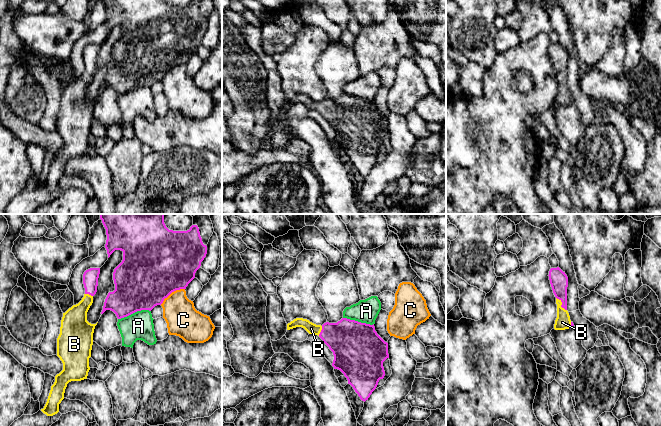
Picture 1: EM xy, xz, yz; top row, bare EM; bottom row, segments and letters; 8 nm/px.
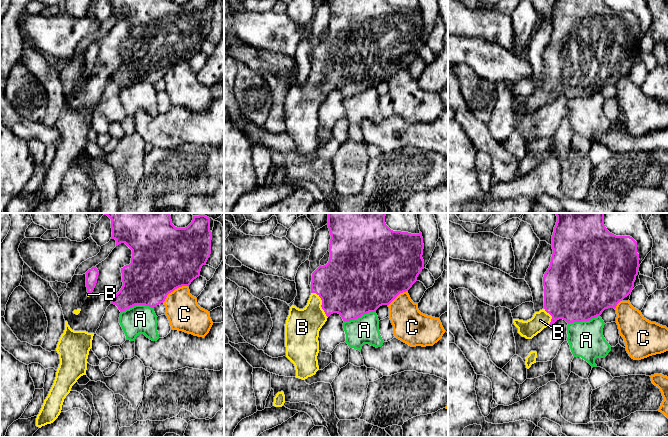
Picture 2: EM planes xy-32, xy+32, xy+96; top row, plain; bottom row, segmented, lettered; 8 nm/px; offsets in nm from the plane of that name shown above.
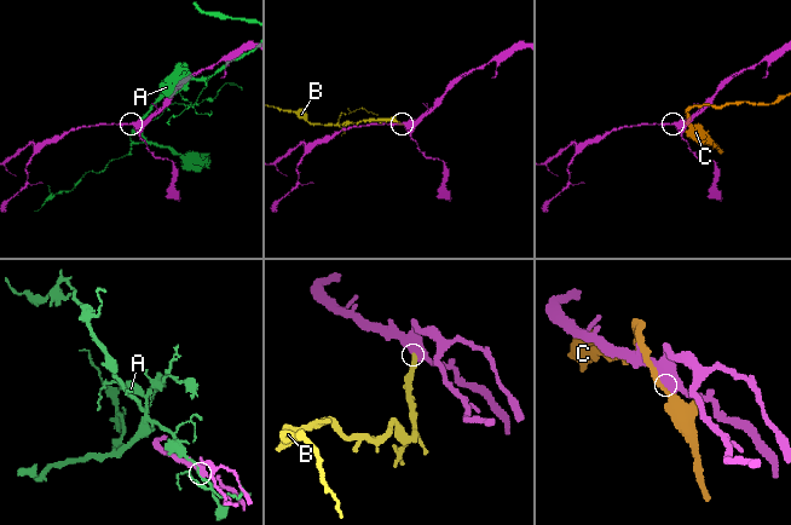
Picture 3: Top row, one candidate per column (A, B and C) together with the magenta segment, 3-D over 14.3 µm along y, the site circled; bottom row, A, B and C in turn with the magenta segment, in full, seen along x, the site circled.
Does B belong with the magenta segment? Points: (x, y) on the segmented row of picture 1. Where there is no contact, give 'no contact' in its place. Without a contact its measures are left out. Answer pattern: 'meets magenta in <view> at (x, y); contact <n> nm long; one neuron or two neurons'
meets magenta in yz at (562, 304); contact 140 nm long; one neuron

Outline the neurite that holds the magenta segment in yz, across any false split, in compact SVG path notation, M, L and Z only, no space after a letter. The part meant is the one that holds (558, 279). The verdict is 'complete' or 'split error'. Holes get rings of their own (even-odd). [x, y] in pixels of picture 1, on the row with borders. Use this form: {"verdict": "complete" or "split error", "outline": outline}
{"verdict": "split error", "outline": "M559 267L551 268L548 276L557 304L557 318L555 320L554 329L569 329L570 327L573 327L574 324L570 320L567 311L568 277Z"}

